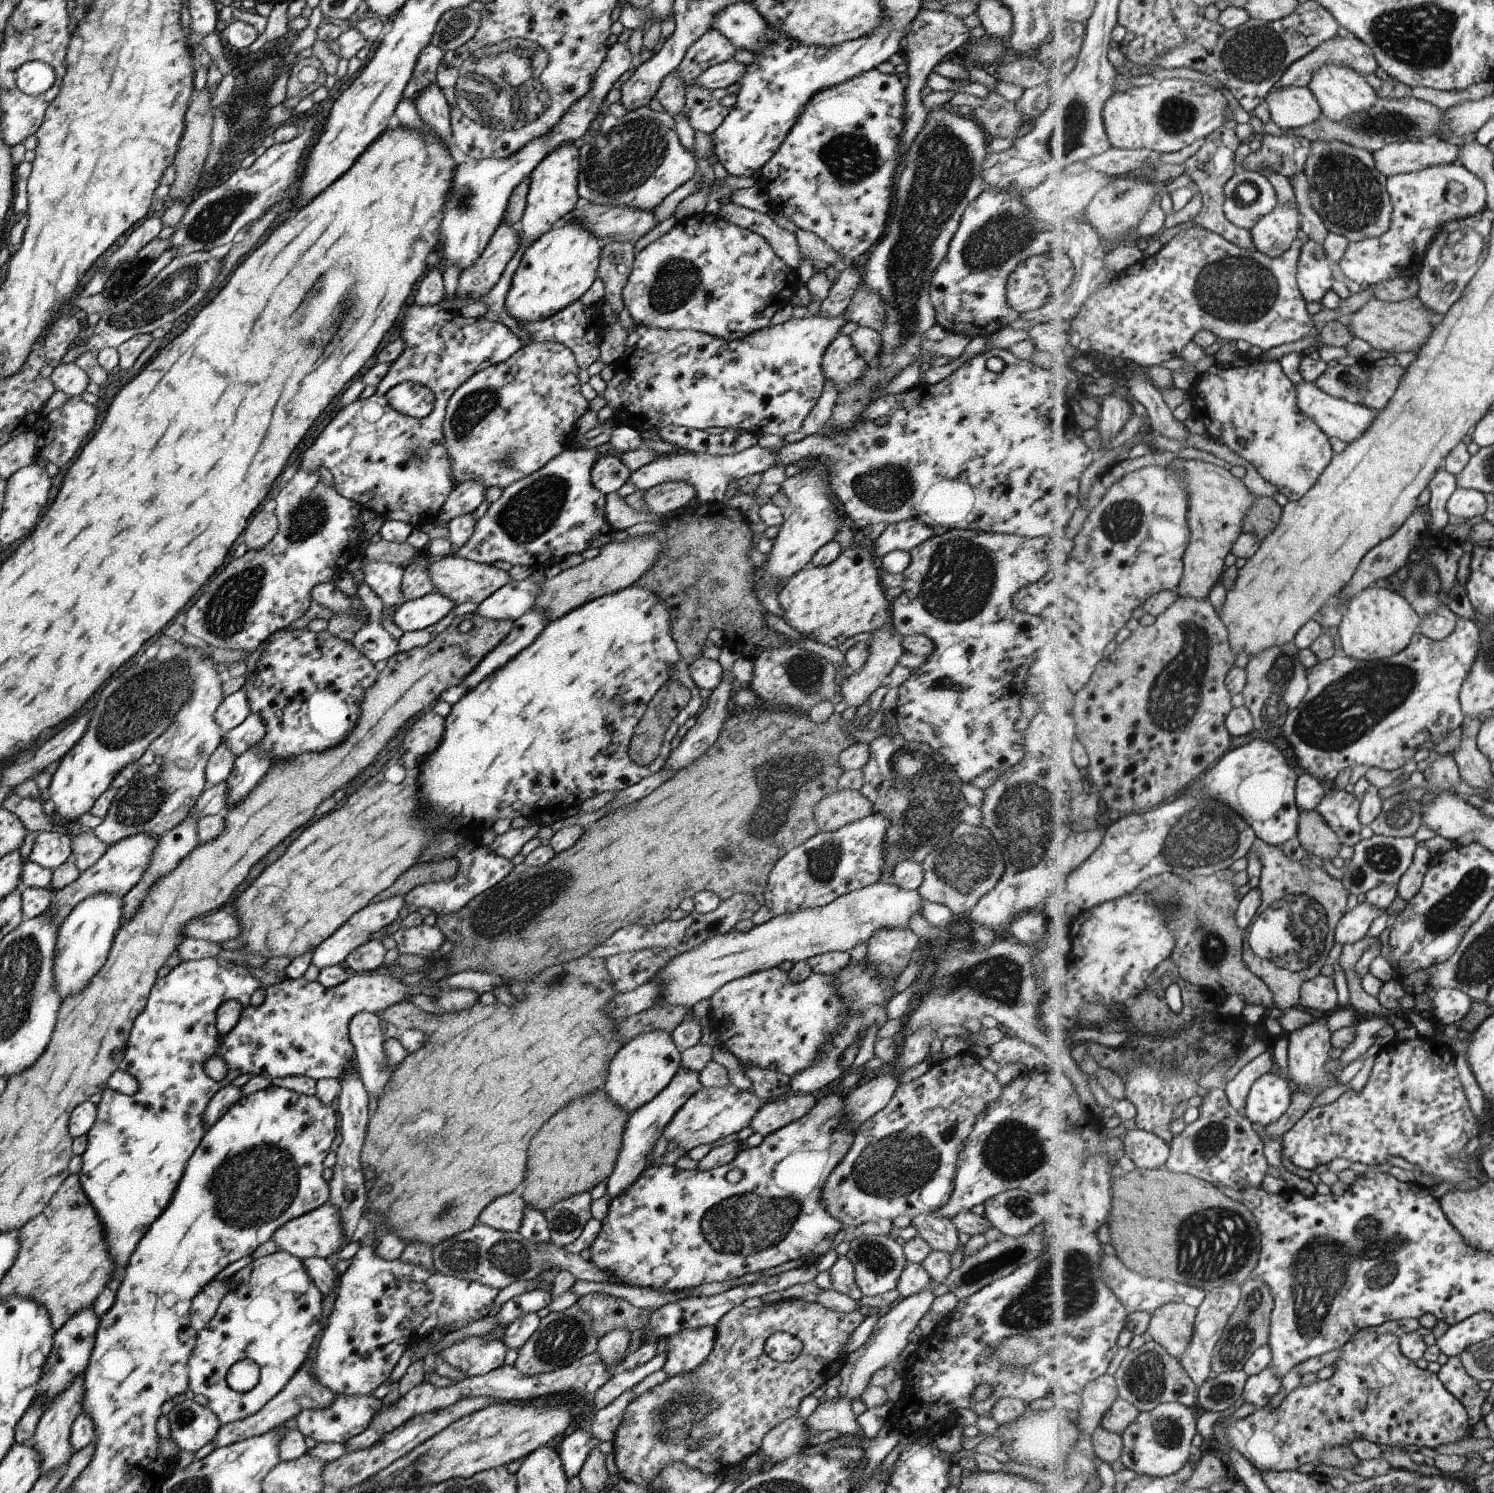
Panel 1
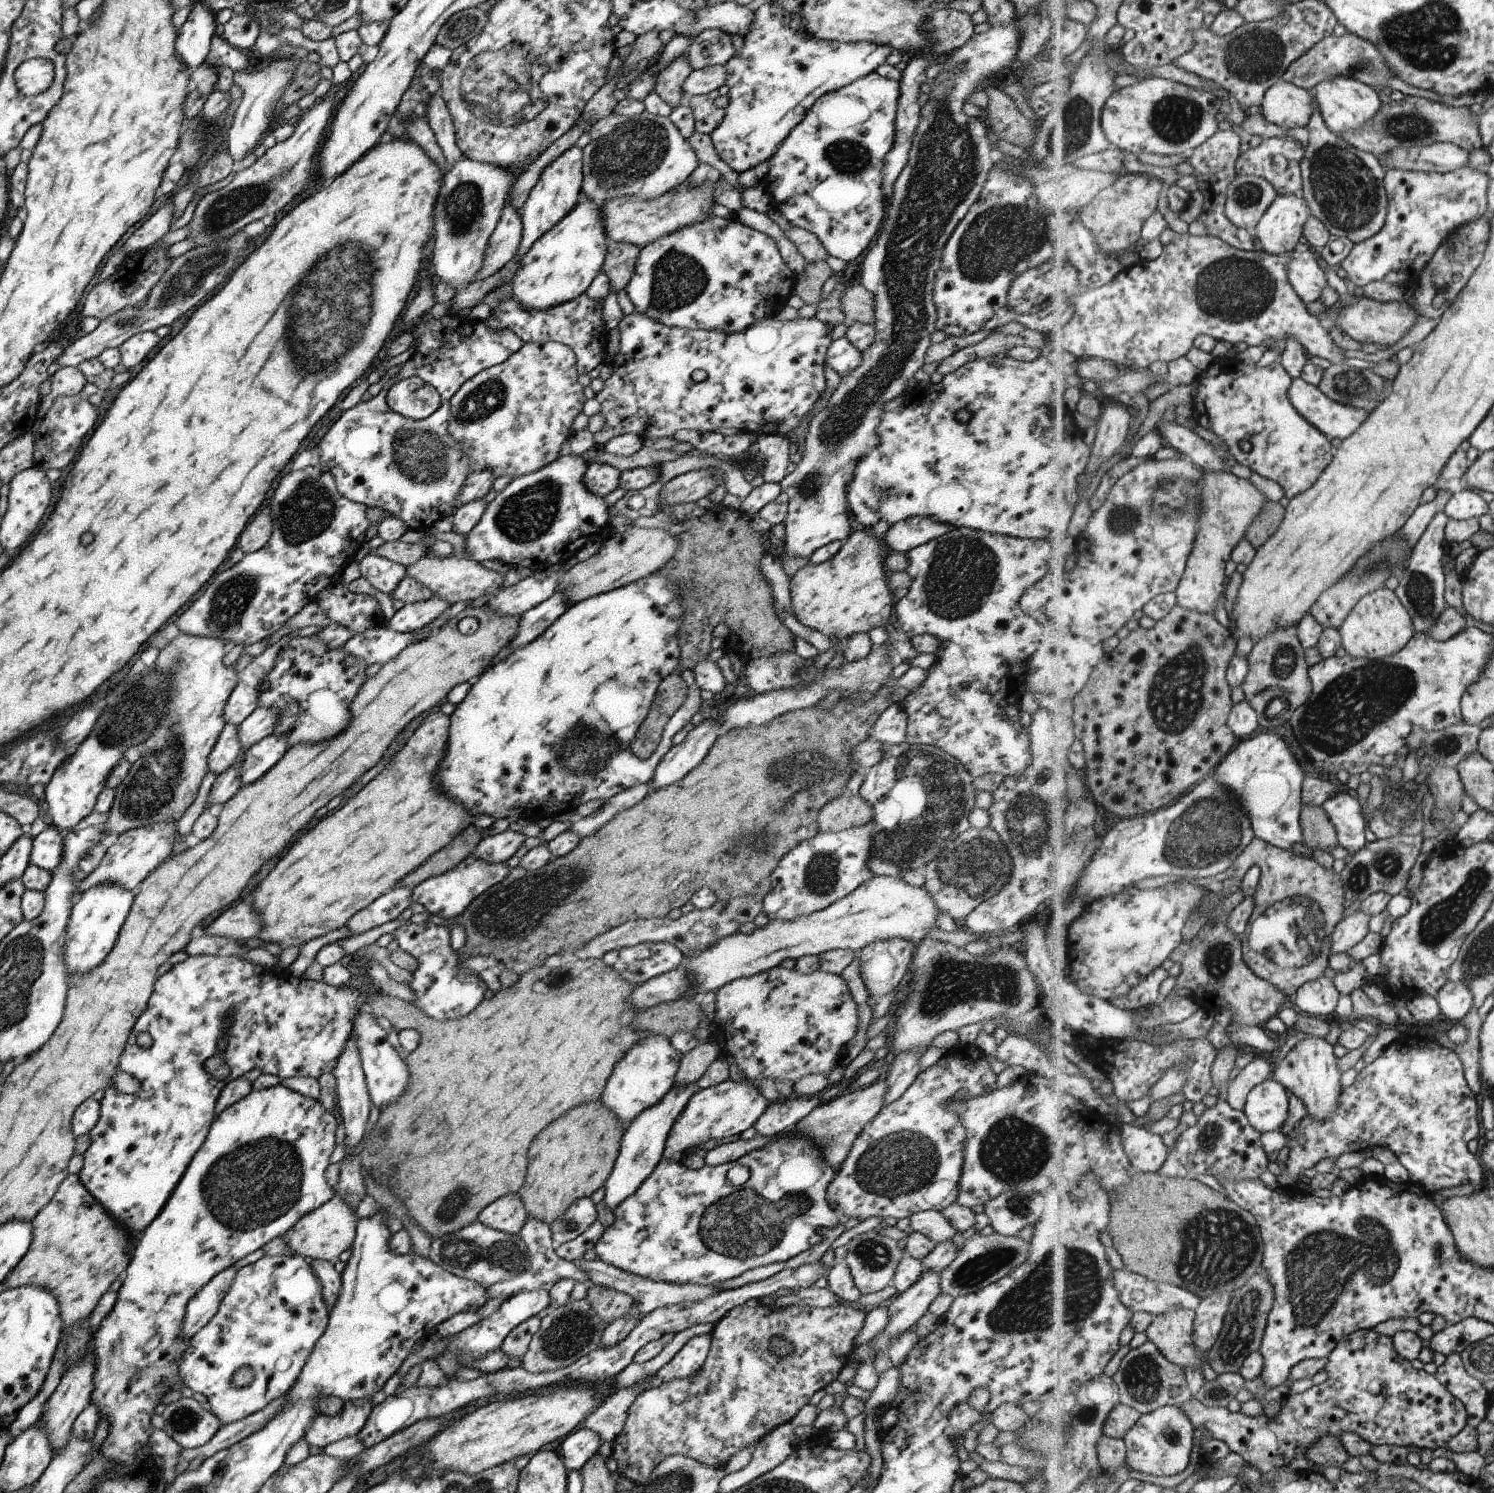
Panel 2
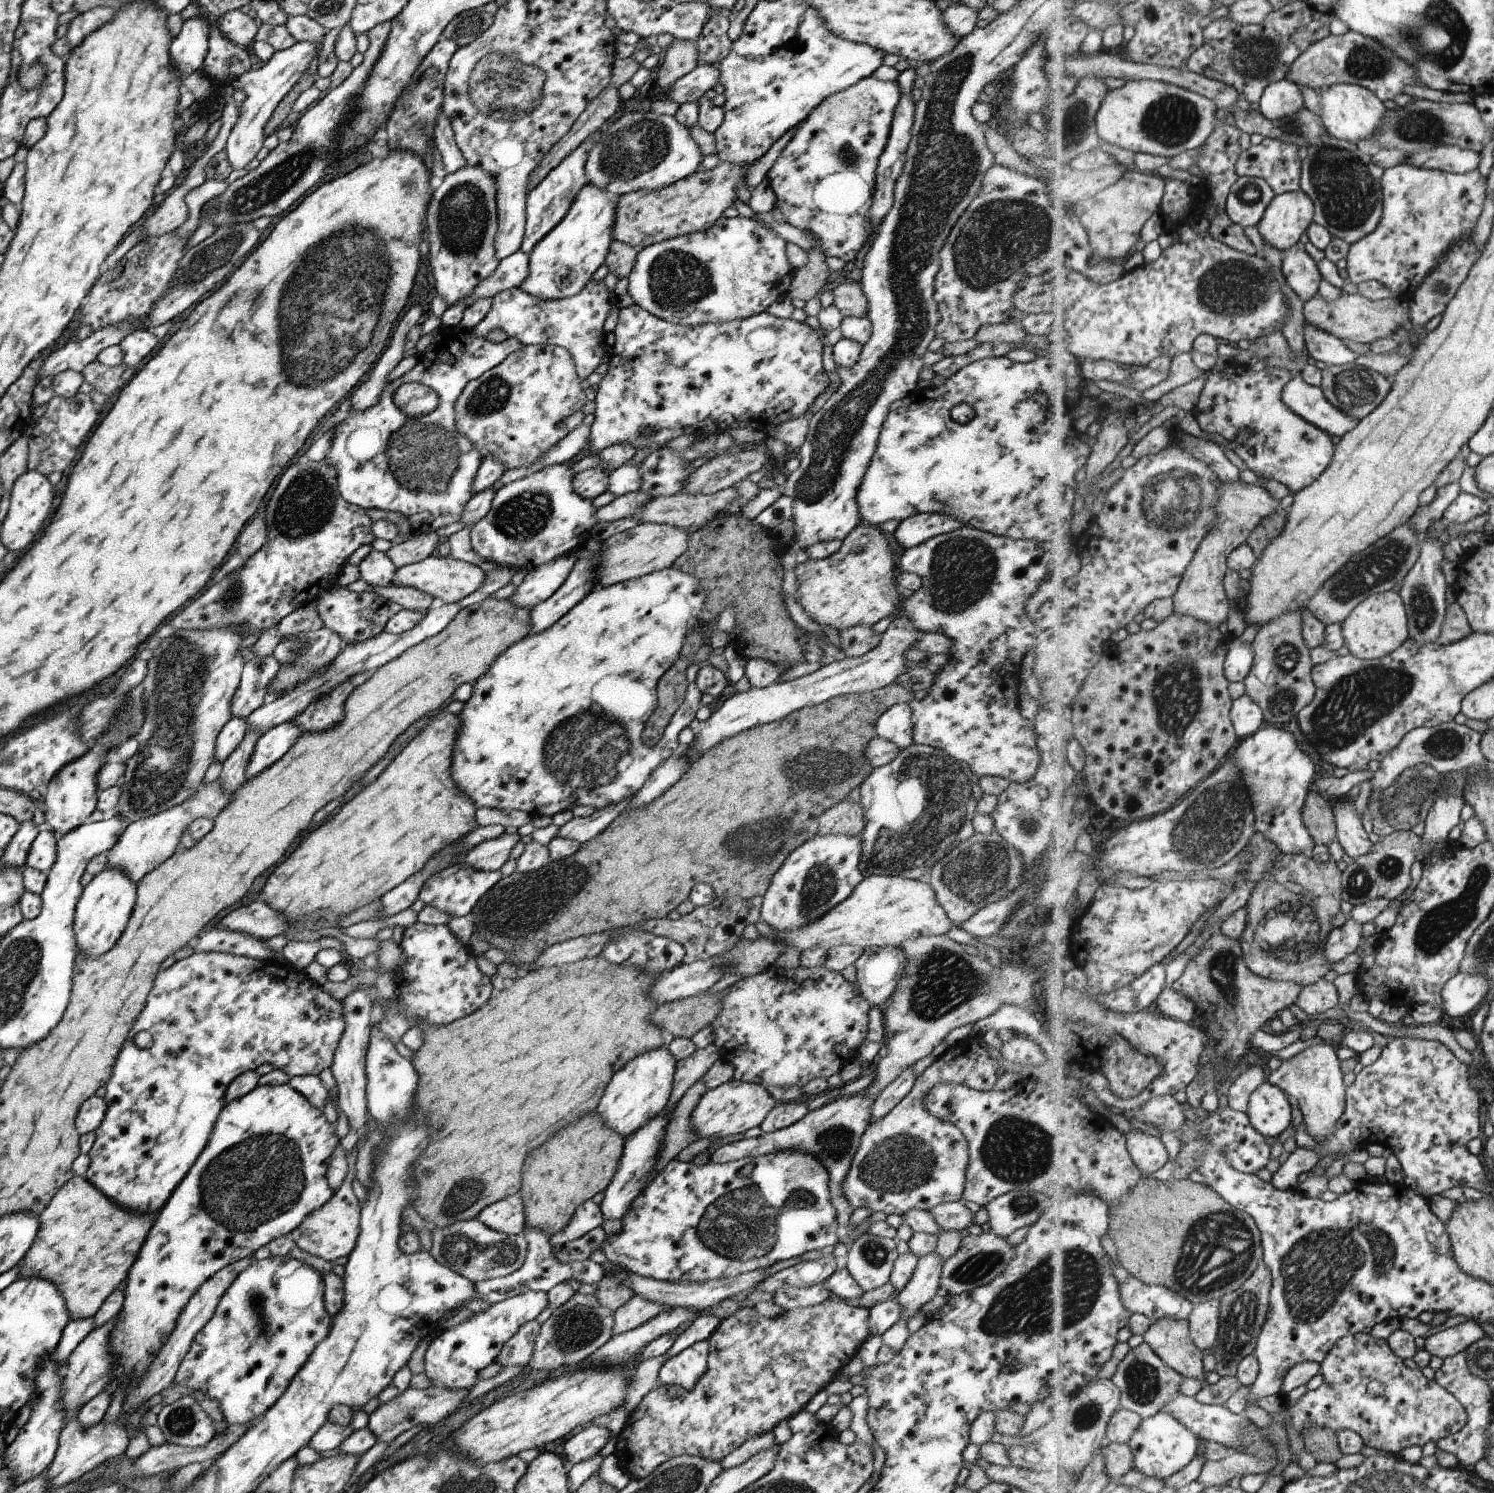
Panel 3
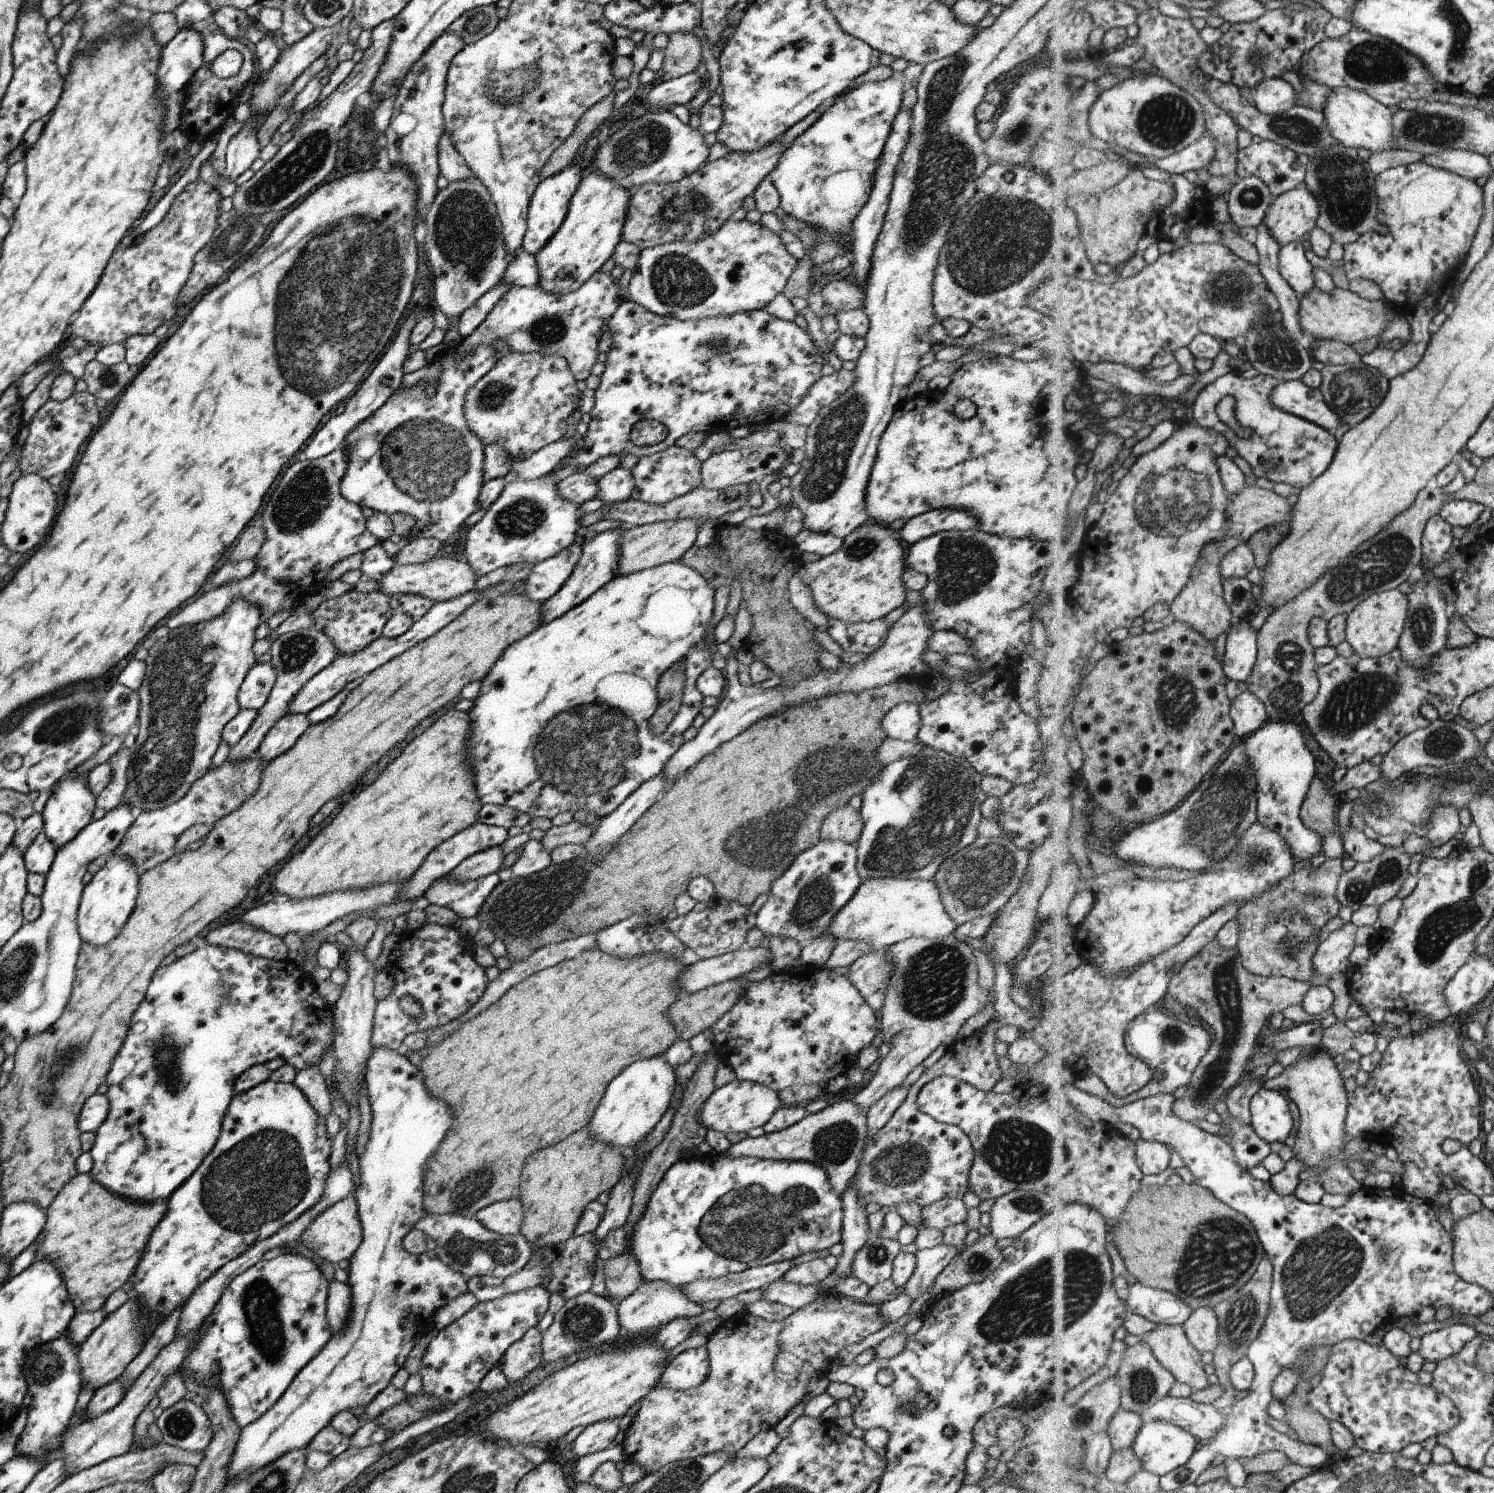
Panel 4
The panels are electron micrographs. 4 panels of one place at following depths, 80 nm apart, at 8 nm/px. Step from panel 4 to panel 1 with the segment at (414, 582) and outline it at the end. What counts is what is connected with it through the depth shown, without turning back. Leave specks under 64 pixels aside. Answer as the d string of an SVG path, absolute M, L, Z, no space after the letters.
M446 555L441 560L429 563L427 560L427 578L433 584L433 591L441 596L445 596L447 600L451 600L453 604L460 605L465 602L471 604L480 604L504 586L508 584L509 574L503 570L497 570L495 566L484 563L477 563L456 557L455 555Z

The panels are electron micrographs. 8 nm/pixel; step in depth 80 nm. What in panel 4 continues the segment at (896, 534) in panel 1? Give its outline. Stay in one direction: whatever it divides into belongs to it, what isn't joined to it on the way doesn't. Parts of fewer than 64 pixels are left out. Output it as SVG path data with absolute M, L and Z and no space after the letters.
M933 509L907 519L897 531L898 538L909 546L941 531L964 531L979 528L964 510Z

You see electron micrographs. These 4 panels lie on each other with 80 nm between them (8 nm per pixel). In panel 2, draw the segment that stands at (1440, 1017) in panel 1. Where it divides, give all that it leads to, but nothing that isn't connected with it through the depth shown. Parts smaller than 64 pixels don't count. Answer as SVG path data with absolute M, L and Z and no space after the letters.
M1451 980L1439 992L1439 998L1436 1000L1439 1002L1441 1013L1447 1019L1461 1022L1473 1008L1473 990L1463 982Z

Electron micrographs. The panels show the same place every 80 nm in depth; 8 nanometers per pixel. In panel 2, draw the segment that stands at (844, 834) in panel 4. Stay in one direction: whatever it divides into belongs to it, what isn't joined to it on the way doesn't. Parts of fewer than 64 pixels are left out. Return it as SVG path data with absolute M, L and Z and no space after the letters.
M847 790L827 802L817 814L818 831L827 833L857 828L870 821L871 806Z

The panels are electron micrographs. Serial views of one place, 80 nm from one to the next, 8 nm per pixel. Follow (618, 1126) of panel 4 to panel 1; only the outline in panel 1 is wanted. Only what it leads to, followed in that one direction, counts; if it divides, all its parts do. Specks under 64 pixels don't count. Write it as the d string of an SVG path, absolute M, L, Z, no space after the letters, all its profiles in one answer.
M655 1030L635 1036L623 1044L609 1062L603 1090L605 1096L630 1115L653 1100L673 1080L679 1069L680 1052L667 1032Z

